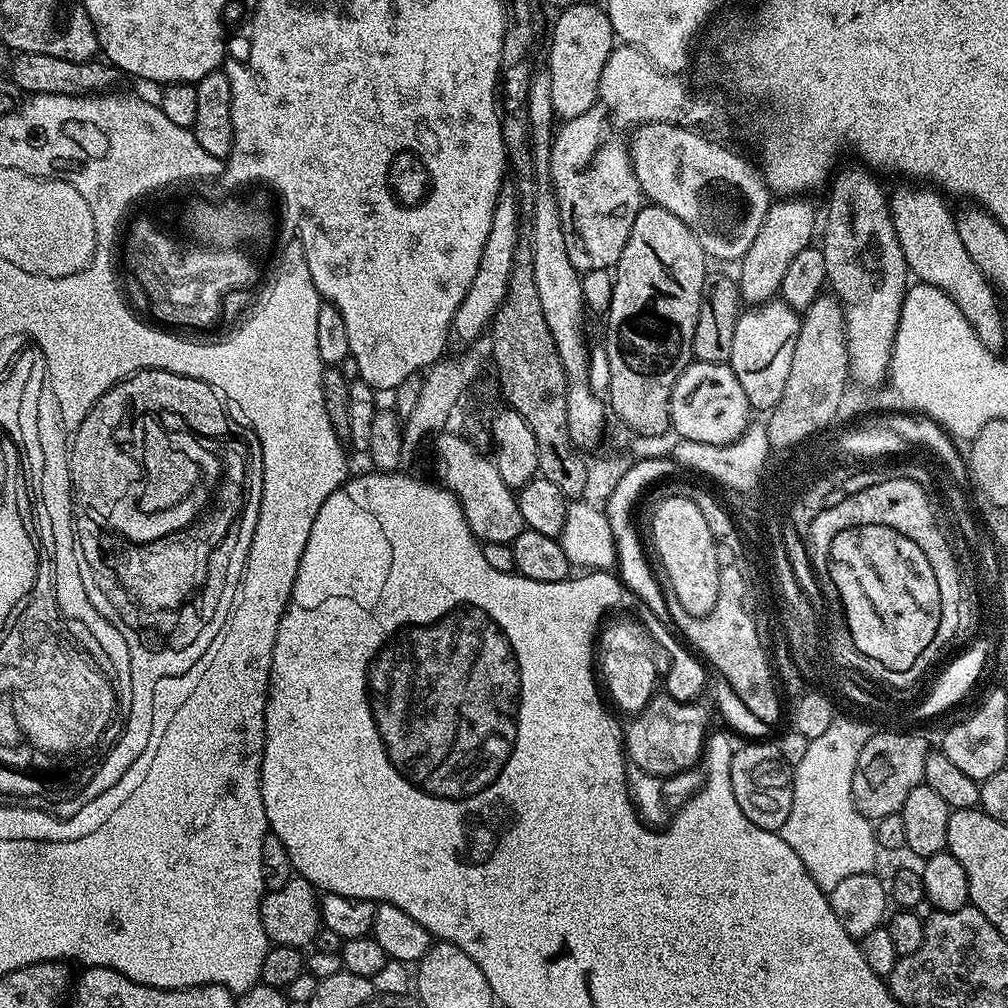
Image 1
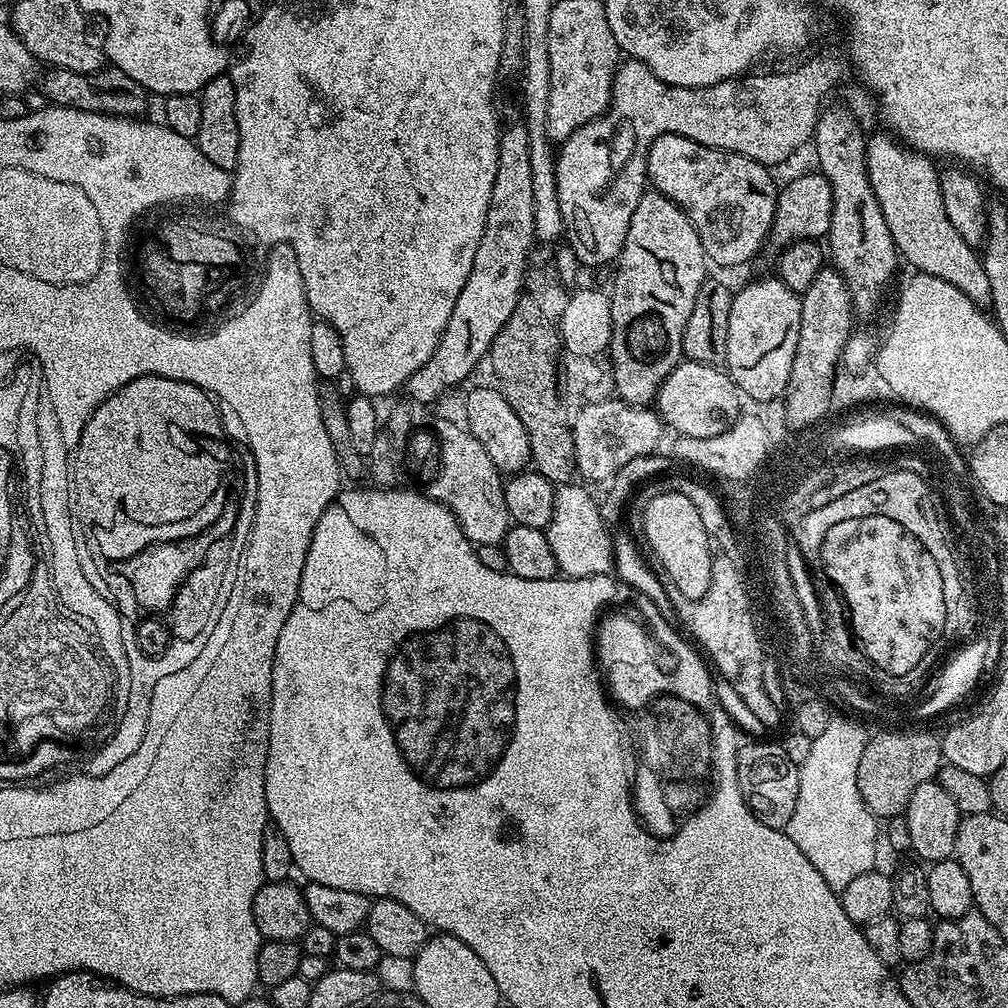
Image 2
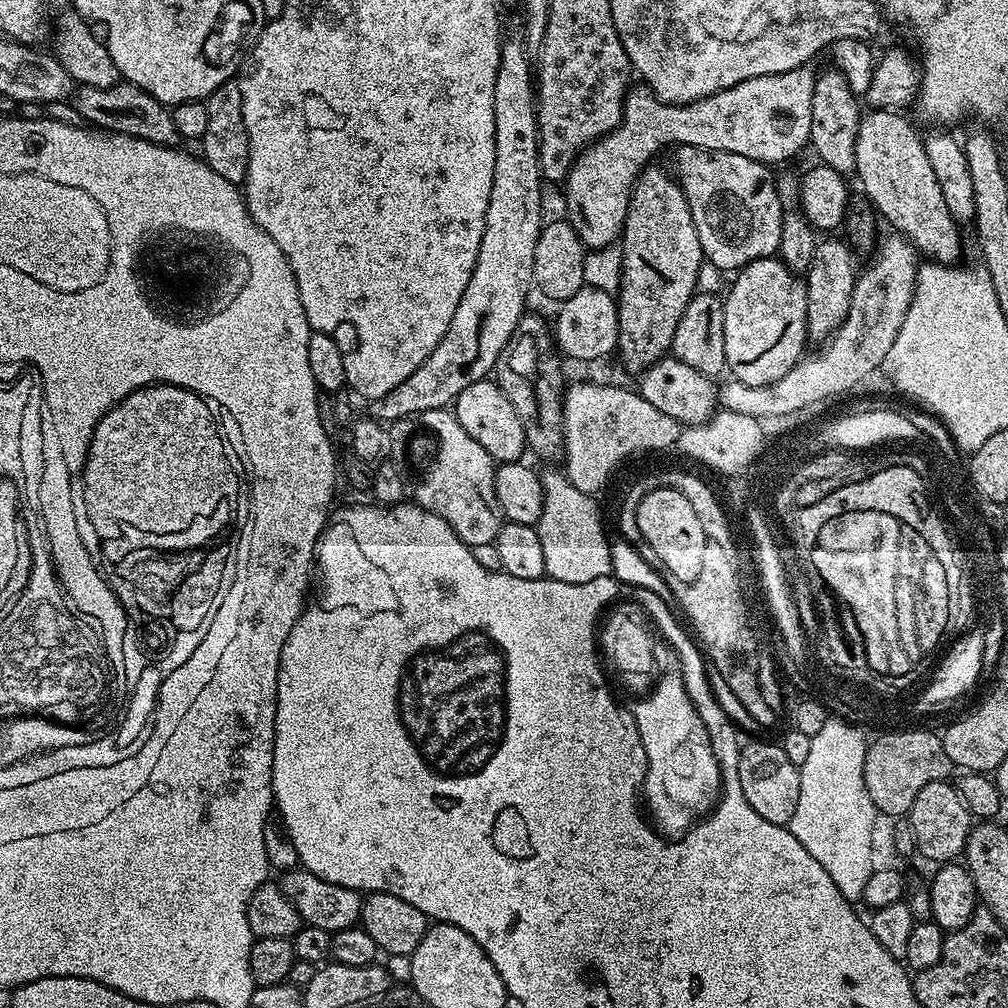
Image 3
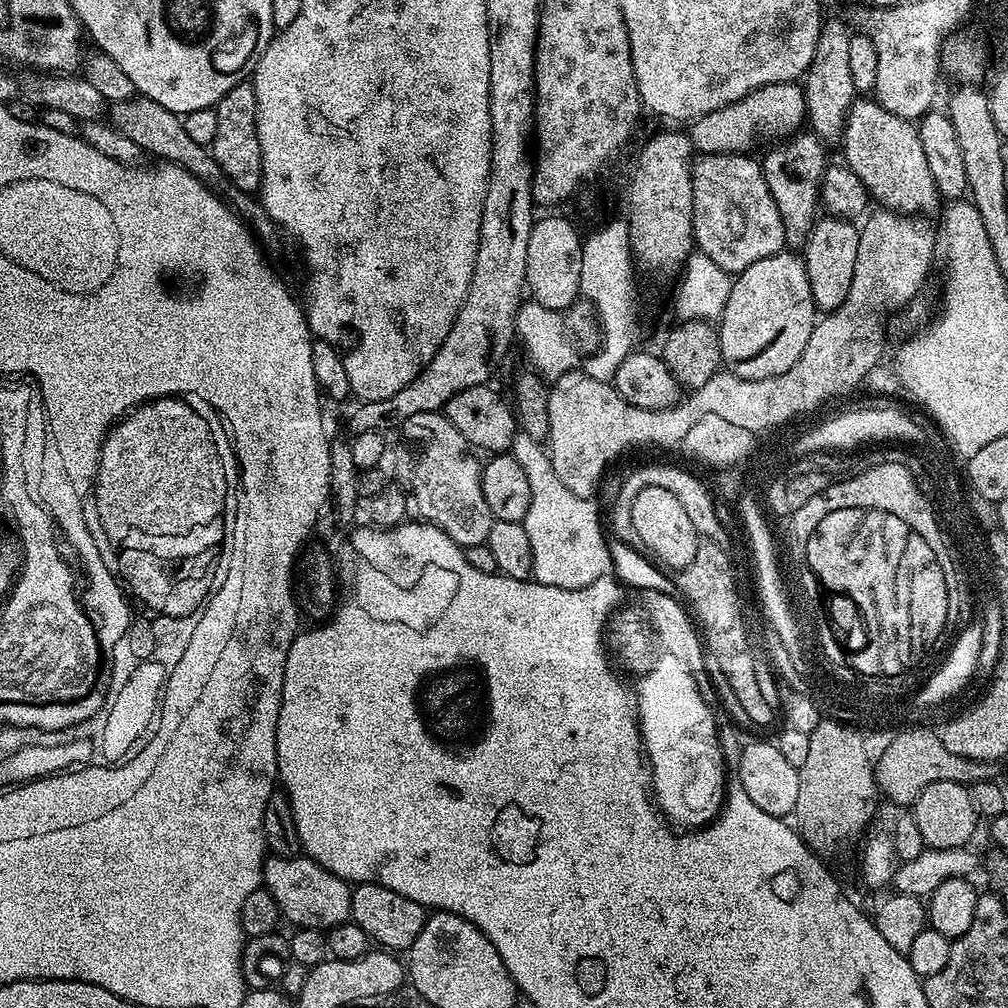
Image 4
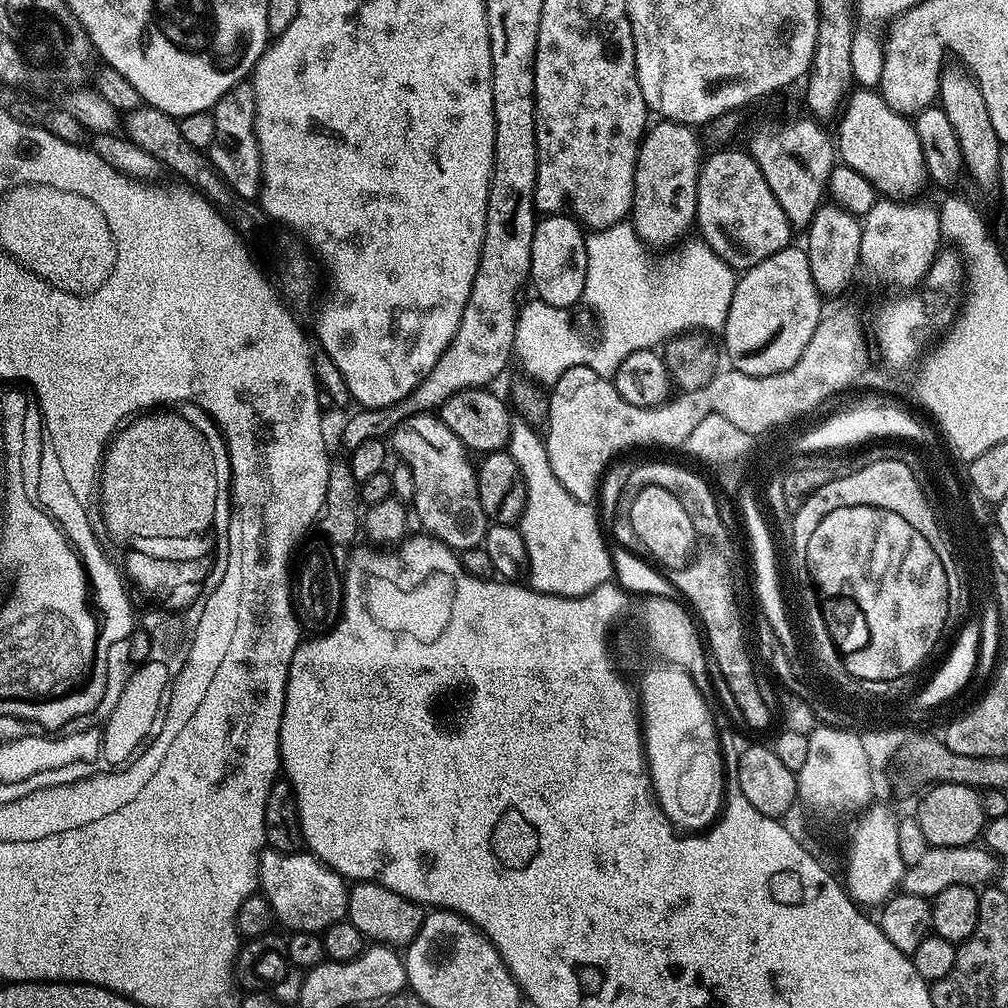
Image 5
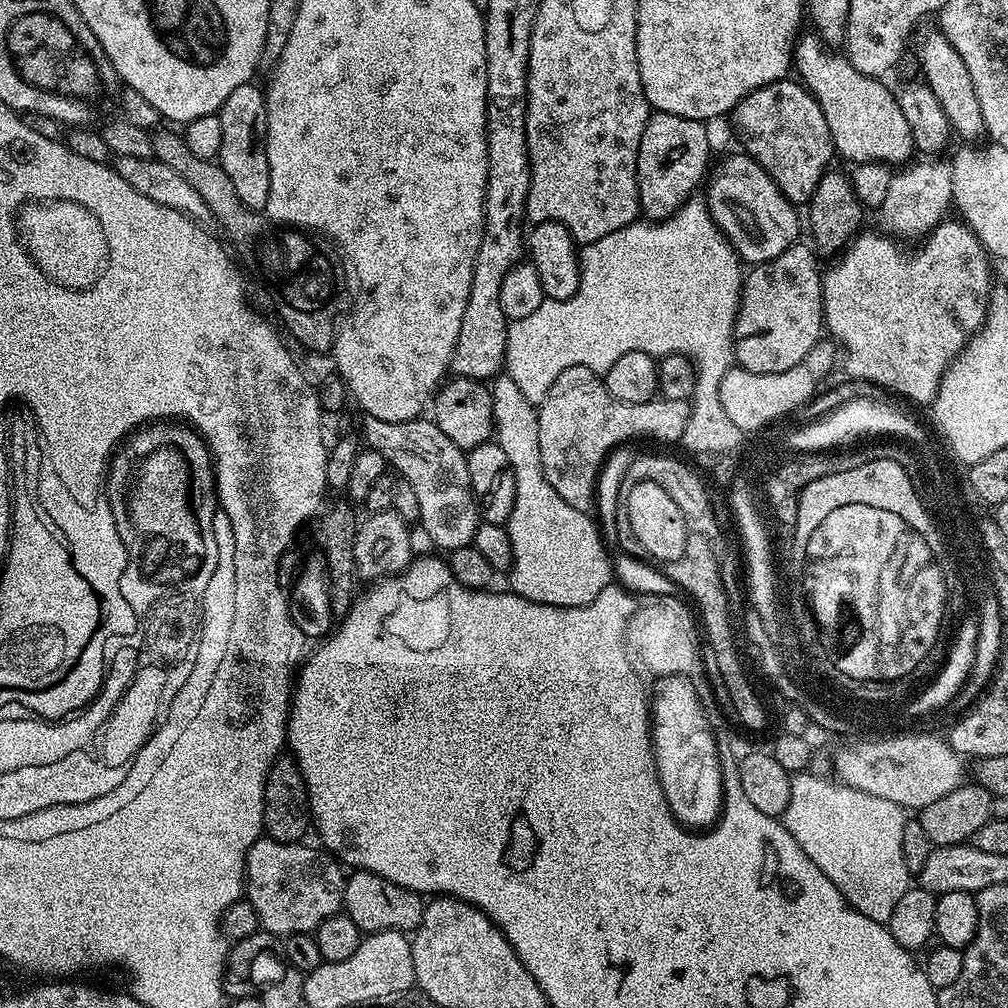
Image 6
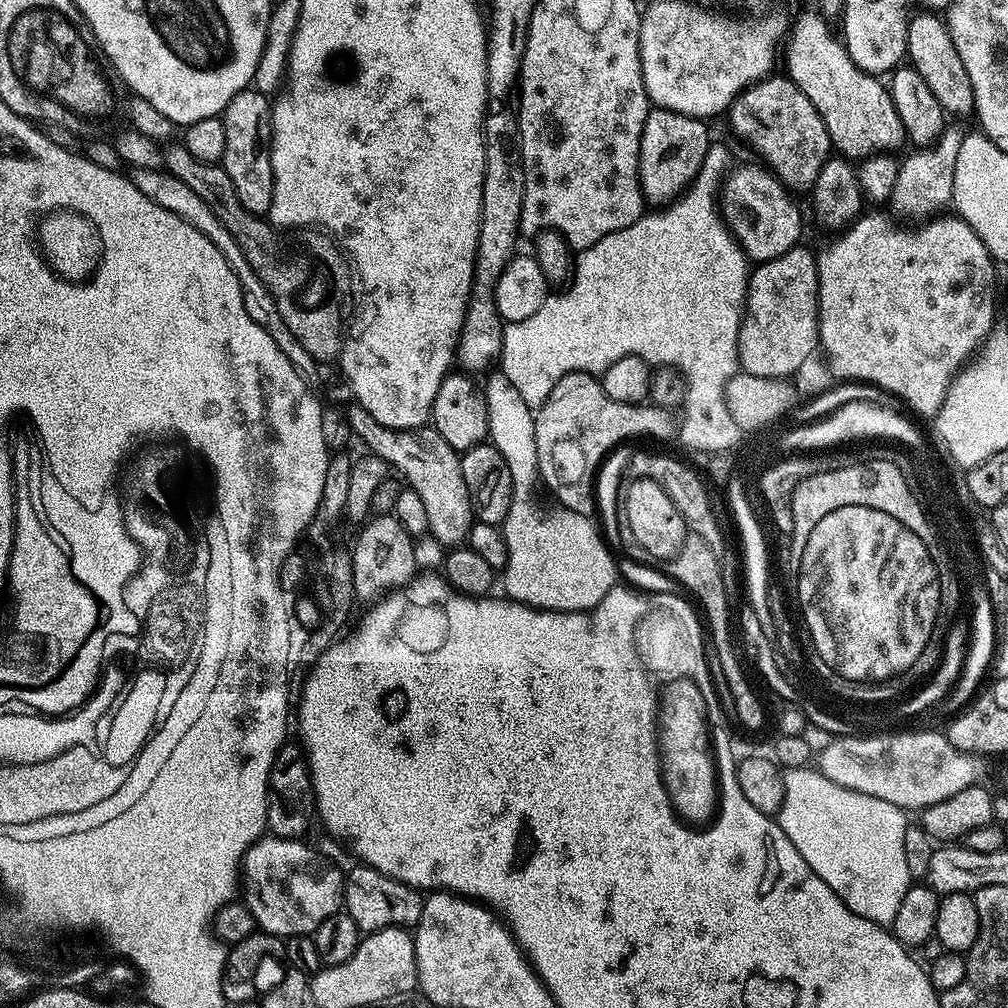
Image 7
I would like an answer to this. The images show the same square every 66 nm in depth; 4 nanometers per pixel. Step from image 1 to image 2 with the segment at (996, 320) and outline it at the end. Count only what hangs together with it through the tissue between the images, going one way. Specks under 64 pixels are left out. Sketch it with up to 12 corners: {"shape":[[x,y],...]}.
{"shape":[[891,134],[867,137],[870,186],[912,268],[991,305],[940,174]]}

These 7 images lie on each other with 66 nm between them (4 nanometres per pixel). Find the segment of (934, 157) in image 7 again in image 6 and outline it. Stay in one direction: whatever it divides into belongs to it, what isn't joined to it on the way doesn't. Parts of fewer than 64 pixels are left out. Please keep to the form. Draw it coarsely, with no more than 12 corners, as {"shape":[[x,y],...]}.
{"shape":[[920,158],[893,175],[879,227],[916,242],[953,207],[951,163]]}

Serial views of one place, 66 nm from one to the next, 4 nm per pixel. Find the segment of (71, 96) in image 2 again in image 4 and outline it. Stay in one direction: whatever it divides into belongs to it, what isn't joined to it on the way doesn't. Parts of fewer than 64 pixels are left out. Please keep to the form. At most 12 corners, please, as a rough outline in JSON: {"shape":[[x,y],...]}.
{"shape":[[139,94],[111,126],[160,162],[224,194],[228,179],[177,113]]}

